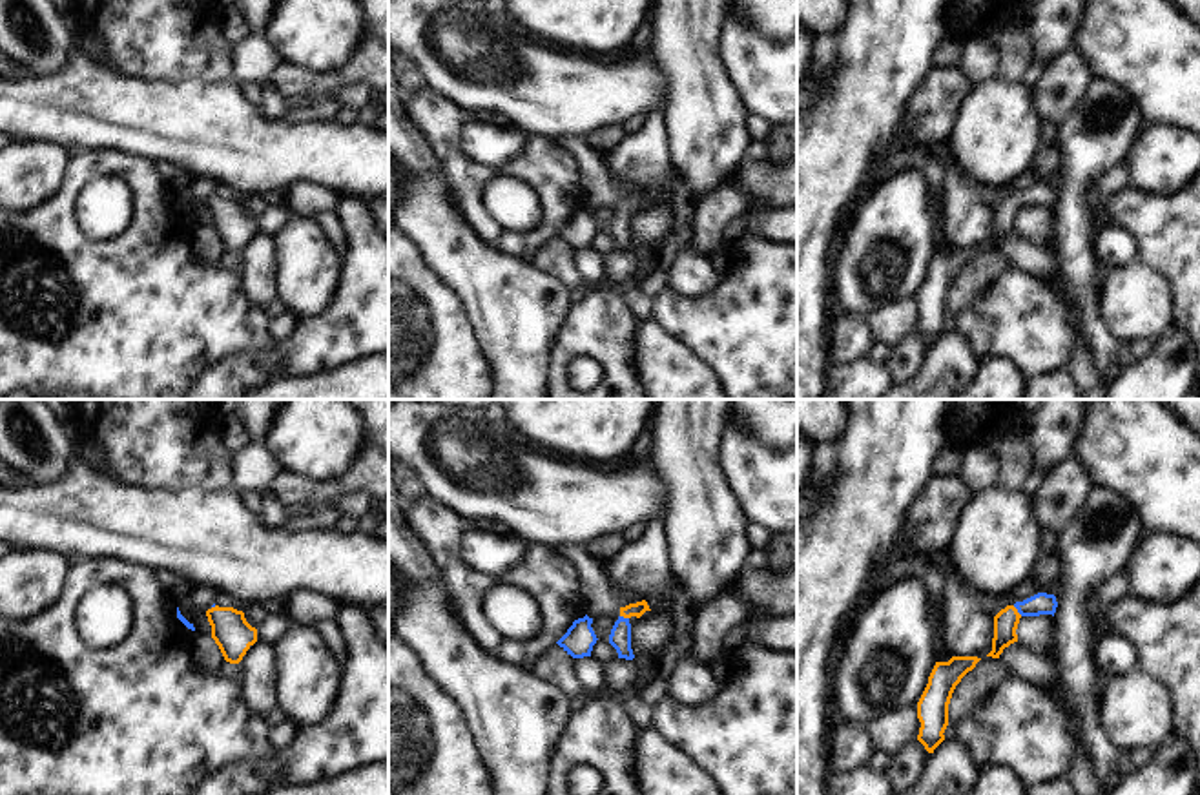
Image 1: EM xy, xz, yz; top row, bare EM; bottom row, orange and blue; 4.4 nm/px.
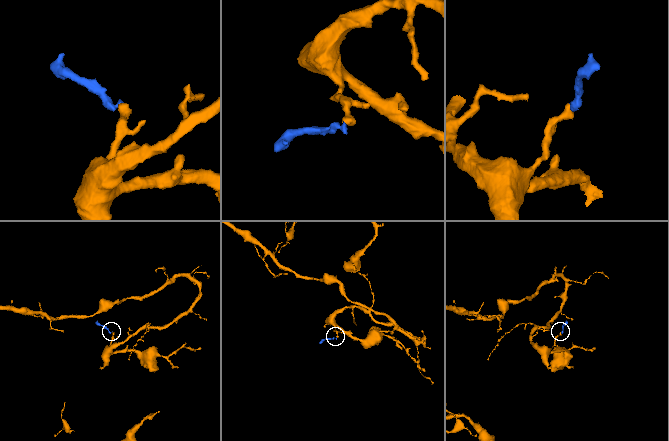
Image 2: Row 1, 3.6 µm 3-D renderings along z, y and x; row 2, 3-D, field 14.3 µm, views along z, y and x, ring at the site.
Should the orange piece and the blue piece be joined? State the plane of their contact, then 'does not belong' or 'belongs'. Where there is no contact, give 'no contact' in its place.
meets orange in yz; belongs

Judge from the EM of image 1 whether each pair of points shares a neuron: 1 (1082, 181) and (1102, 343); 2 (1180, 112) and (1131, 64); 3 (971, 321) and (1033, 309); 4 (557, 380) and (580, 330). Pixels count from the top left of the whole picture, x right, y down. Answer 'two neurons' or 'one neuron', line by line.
1: one neuron
2: one neuron
3: one neuron
4: one neuron

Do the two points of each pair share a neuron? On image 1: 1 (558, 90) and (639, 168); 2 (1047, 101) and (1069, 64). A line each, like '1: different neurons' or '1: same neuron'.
1: different neurons
2: same neuron

